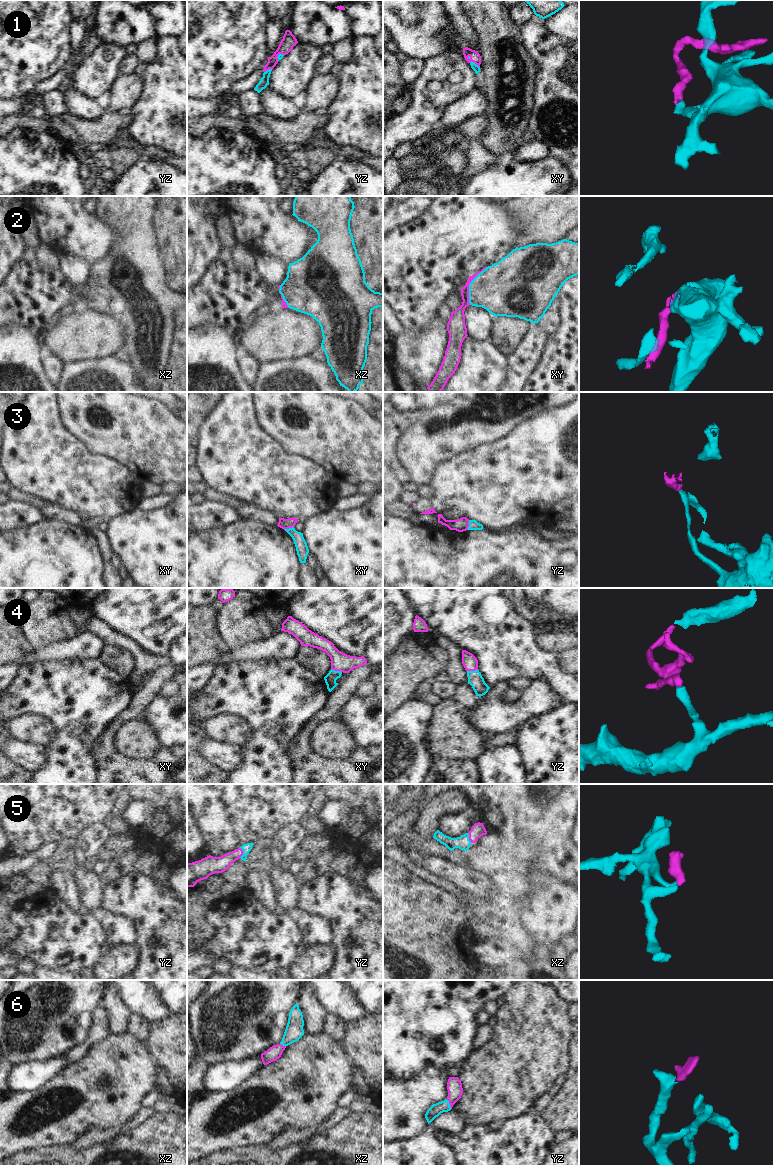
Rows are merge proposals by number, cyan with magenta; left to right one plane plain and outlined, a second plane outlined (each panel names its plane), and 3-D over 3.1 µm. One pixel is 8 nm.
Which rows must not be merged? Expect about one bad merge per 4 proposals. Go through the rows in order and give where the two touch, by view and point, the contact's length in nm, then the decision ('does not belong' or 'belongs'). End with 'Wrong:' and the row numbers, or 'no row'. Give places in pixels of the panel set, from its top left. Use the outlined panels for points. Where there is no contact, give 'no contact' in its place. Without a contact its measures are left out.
1: meets cyan in xy at (474, 63); contact 90 nm long; belongs
2: meets cyan in xy at (469, 285); contact 340 nm long; belongs
3: meets cyan in xy at (289, 528); contact 80 nm long; does not belong
4: meets cyan in xy at (336, 671); contact 90 nm long; belongs
5: meets cyan in yz at (243, 852); contact 90 nm long; belongs
6: meets cyan in yz at (449, 1104); contact 90 nm long; belongs
Wrong: 3

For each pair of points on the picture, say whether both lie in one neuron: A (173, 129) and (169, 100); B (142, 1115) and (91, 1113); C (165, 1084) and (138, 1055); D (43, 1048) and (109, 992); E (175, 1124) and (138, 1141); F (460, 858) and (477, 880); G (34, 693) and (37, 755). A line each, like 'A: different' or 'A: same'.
A: same
B: different
C: different
D: different
E: same
F: different
G: different

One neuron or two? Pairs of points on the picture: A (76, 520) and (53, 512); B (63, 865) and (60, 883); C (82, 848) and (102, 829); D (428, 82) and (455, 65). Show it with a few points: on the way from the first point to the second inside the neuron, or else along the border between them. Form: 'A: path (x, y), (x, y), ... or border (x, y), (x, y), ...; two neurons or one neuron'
A: path (70, 517), (59, 513); one neuron
B: border (56, 866), (61, 870), (72, 873); two neurons
C: path (87, 844), (97, 834); one neuron
D: path (435, 82), (438, 82), (448, 72); one neuron

